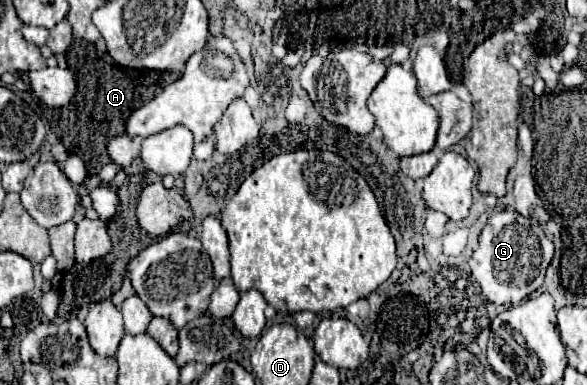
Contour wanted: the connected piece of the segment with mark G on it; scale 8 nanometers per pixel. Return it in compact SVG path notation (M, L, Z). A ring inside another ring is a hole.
M500 210L488 218L484 230L480 232L478 248L470 258L470 270L490 302L516 306L542 286L552 256L554 244L546 238L542 226L534 218L520 216L518 222L516 212Z

